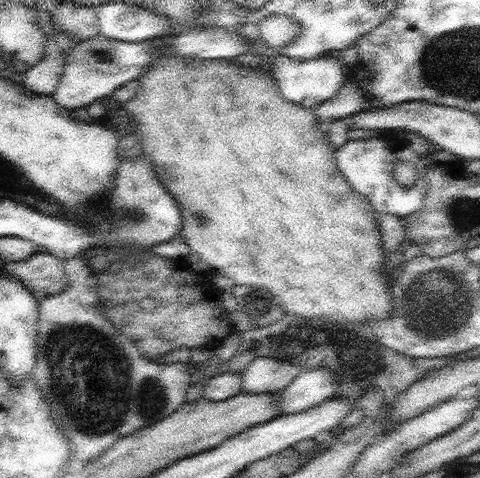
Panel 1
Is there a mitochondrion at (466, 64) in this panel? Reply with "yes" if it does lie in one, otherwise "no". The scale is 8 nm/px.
yes

